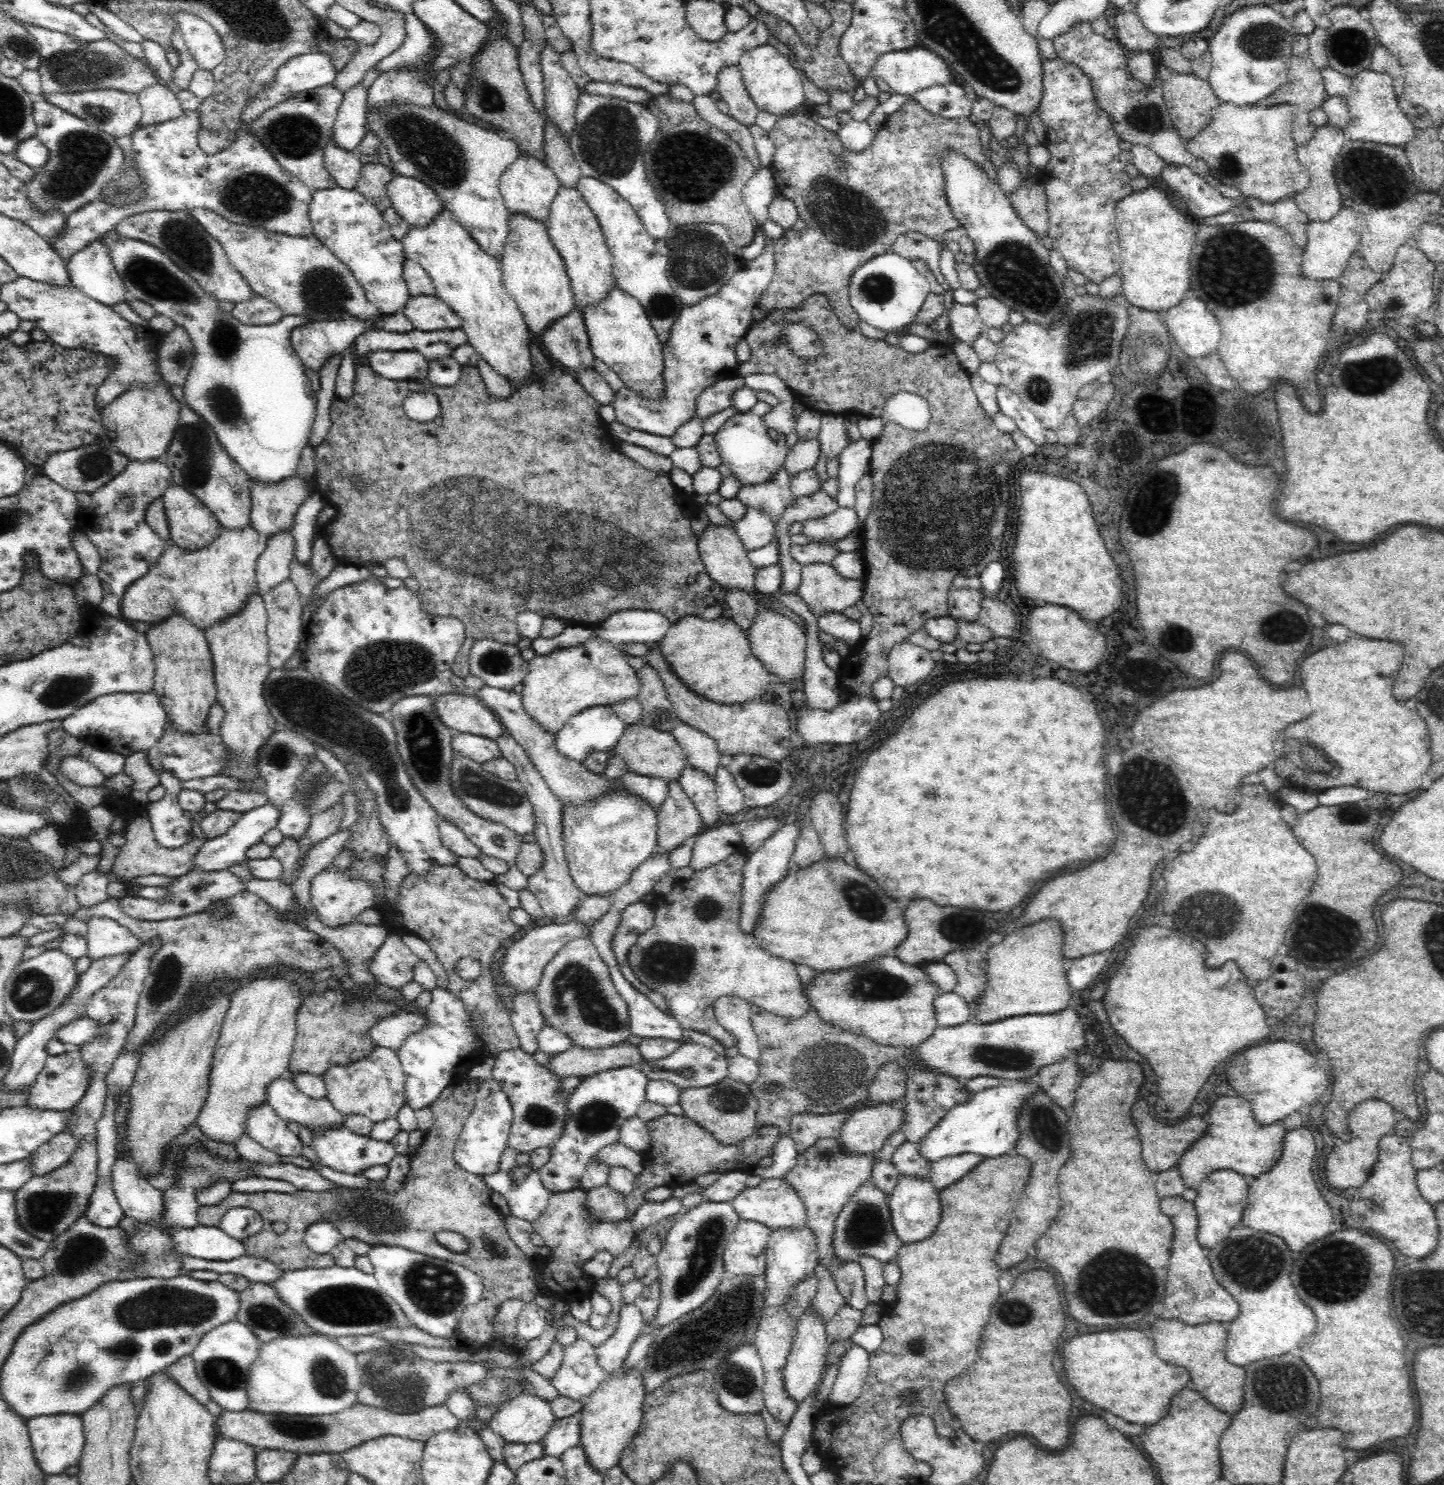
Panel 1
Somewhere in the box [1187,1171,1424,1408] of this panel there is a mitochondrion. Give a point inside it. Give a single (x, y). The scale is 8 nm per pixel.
(1253, 1263)

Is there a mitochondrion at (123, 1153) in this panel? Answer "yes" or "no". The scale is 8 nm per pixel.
no

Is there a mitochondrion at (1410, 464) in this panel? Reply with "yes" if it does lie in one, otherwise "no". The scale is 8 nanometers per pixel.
no

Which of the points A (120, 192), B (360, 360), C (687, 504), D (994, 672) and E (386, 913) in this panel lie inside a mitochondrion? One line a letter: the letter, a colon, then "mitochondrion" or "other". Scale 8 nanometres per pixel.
A: mitochondrion
B: other
C: other
D: other
E: other

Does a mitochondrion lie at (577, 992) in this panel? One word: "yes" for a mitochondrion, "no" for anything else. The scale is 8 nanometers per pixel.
yes

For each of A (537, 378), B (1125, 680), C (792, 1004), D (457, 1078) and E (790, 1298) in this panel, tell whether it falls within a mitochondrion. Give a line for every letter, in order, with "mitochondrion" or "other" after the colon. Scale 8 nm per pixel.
A: other
B: other
C: other
D: other
E: other

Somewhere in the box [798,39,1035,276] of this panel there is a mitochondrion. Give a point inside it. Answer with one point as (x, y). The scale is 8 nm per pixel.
(847, 218)

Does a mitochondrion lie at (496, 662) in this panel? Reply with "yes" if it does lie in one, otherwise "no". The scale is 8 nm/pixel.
yes

